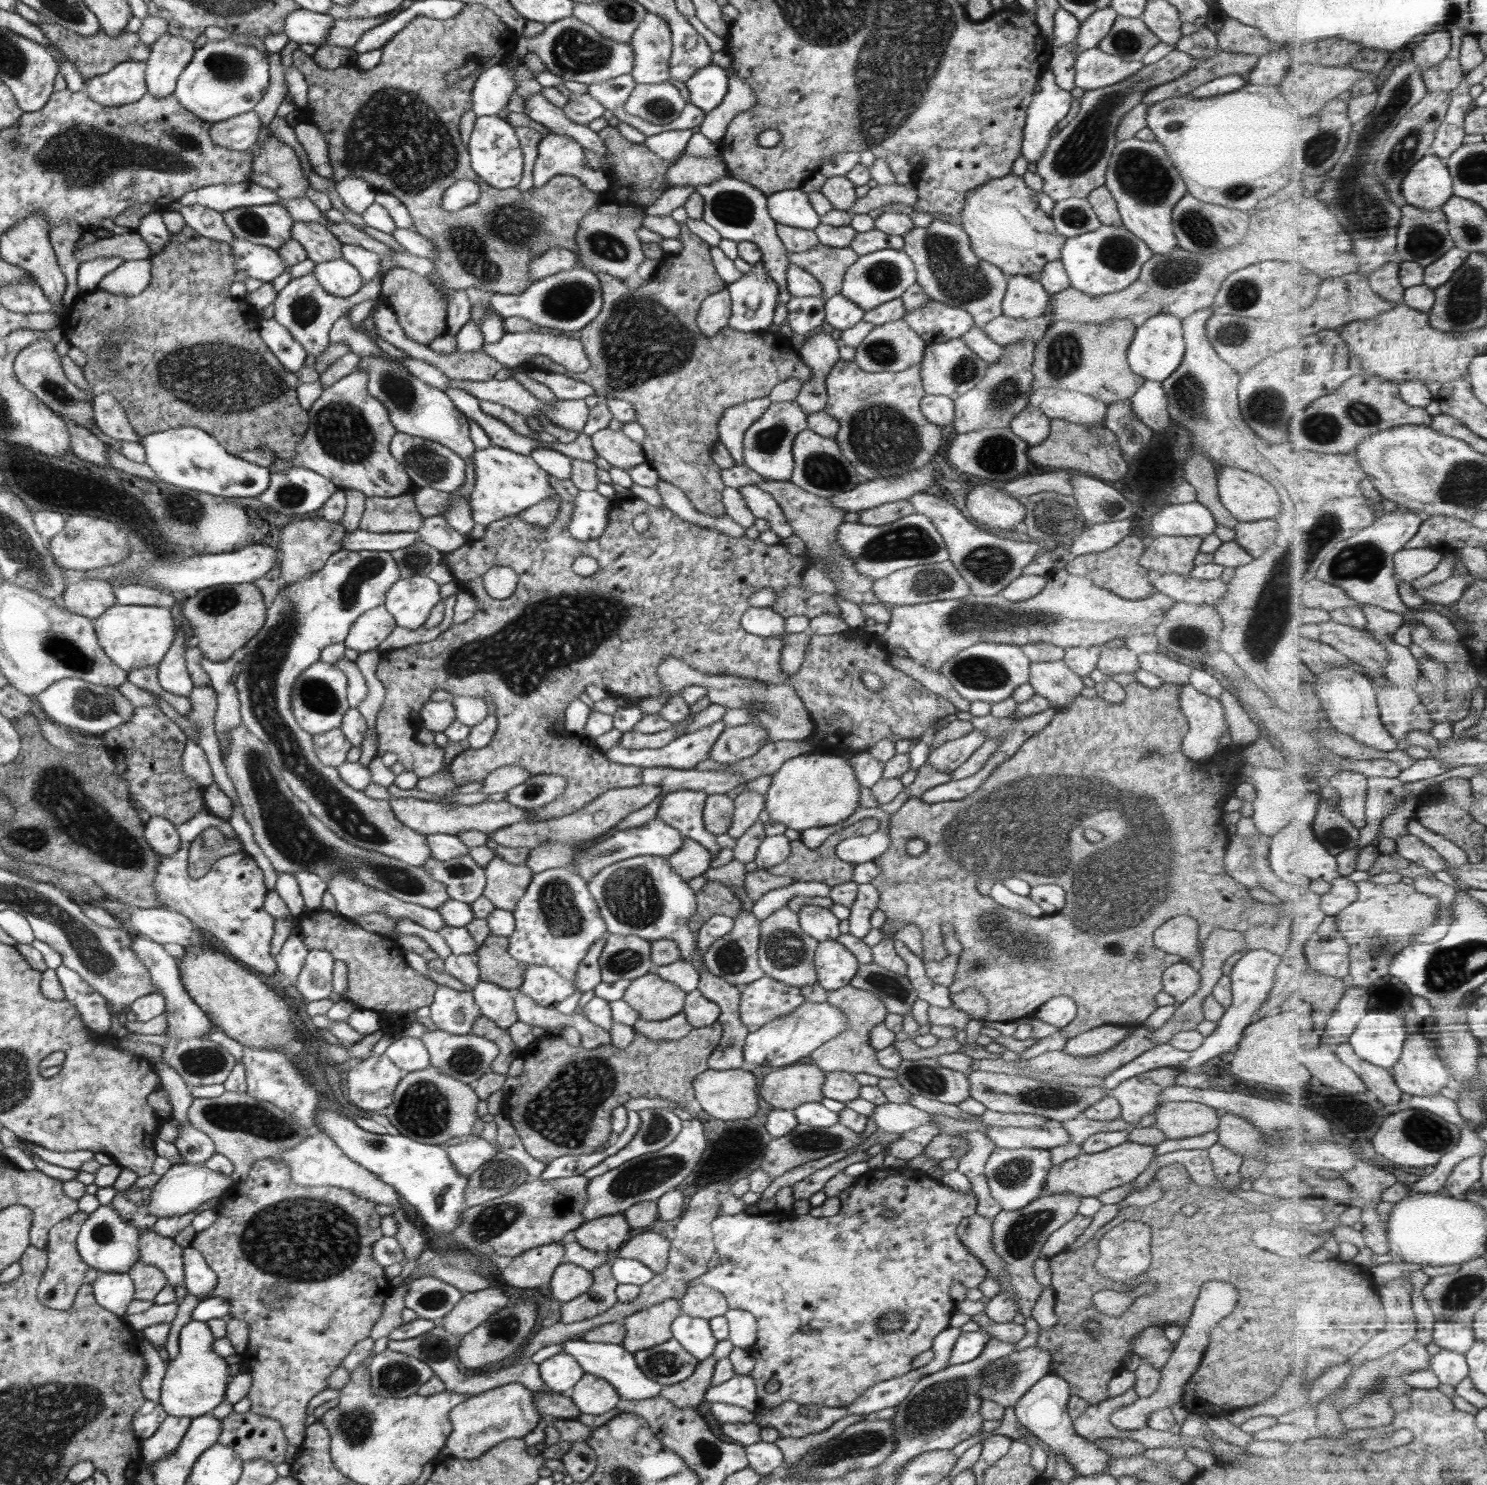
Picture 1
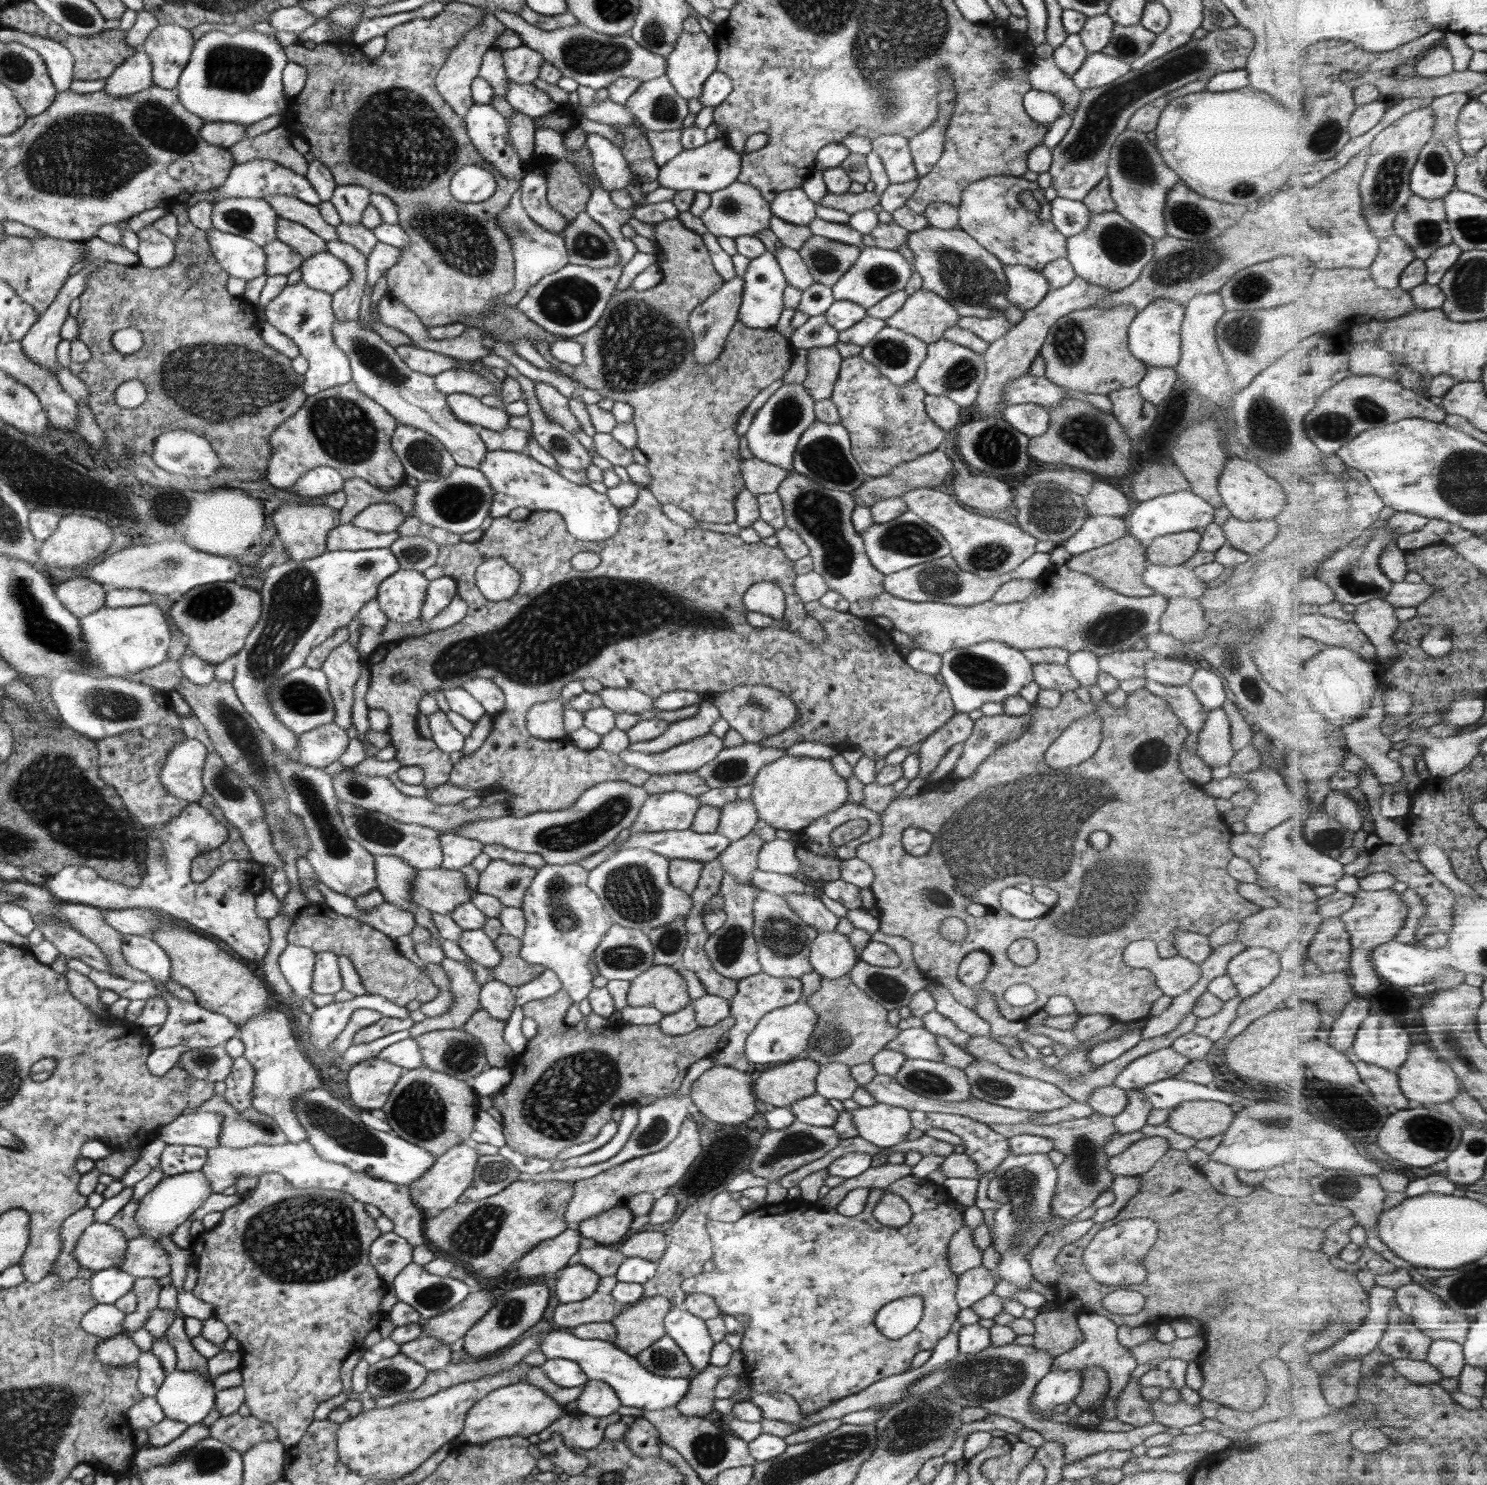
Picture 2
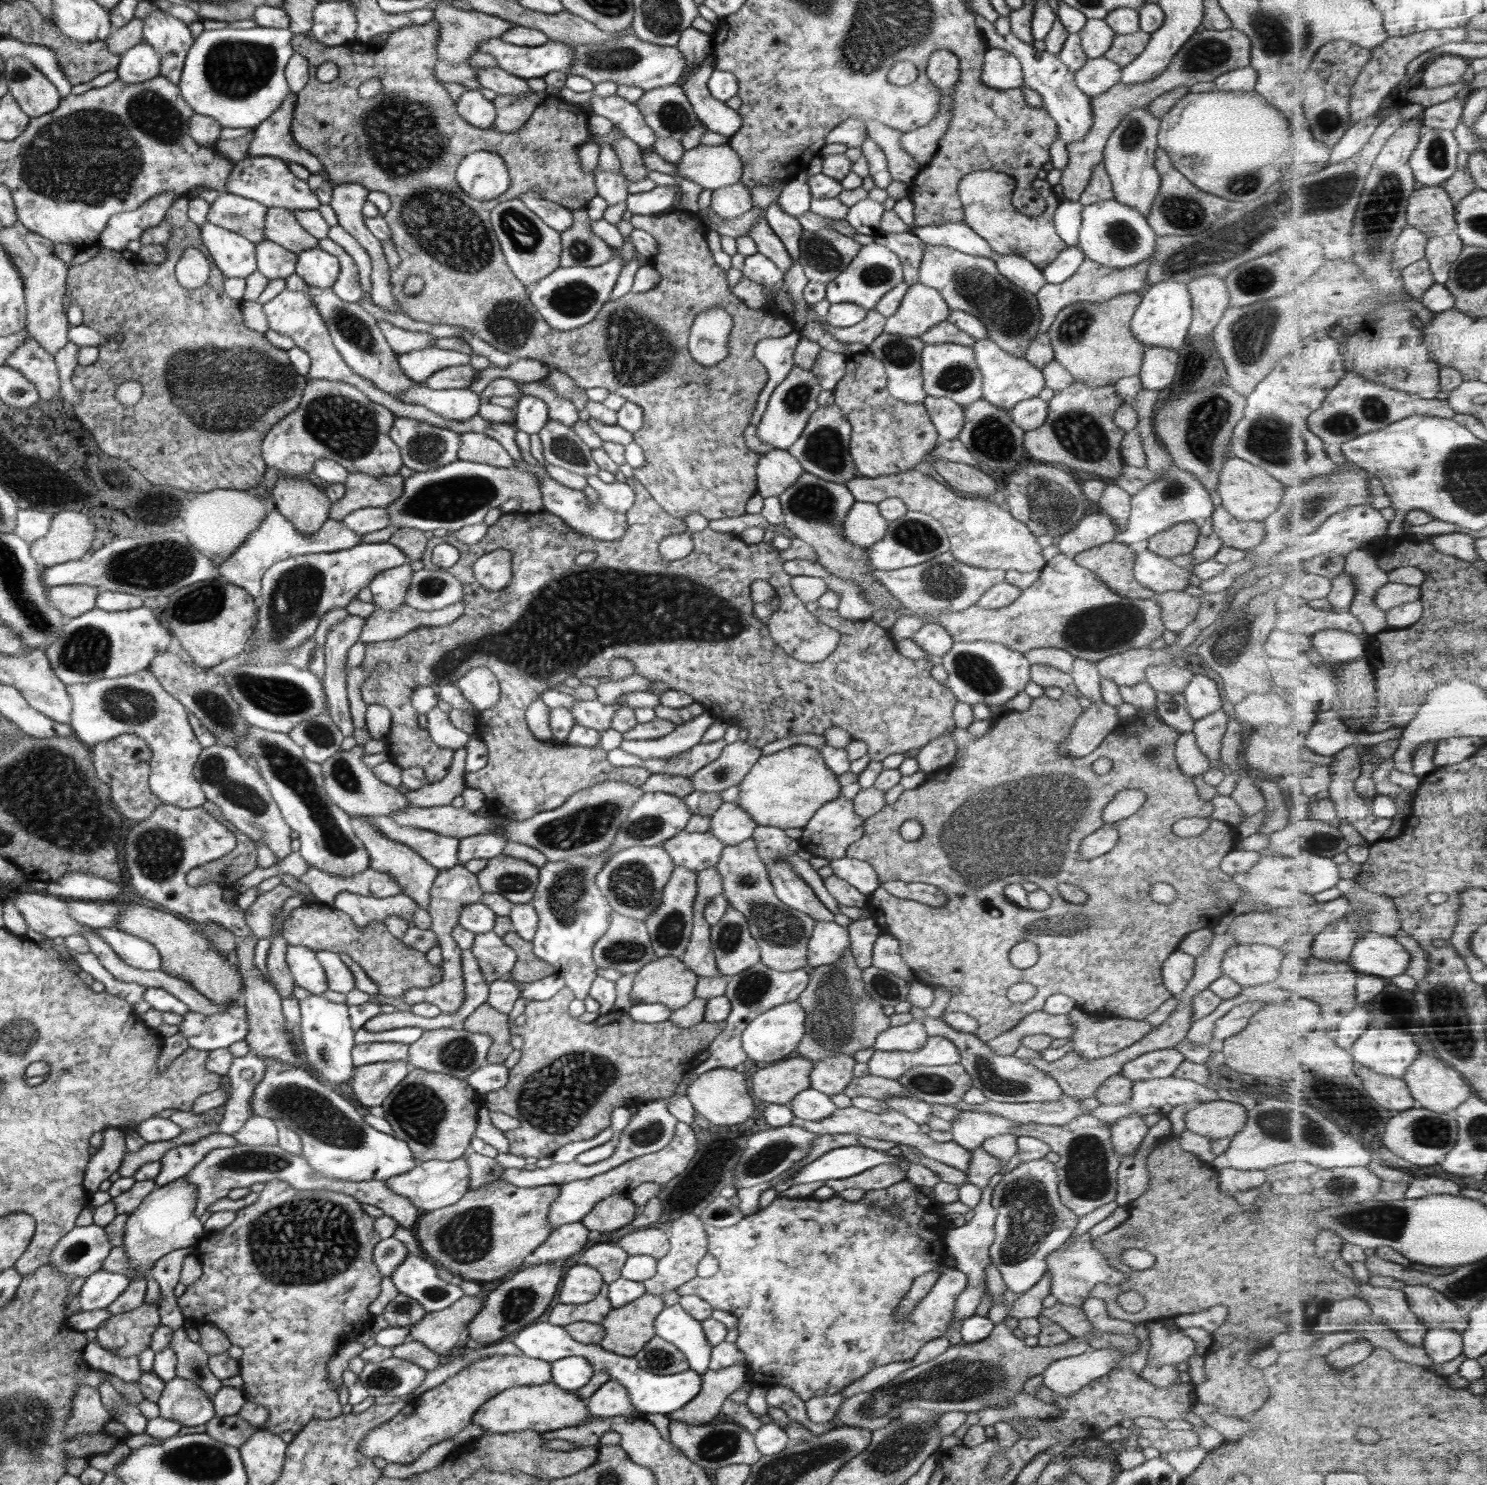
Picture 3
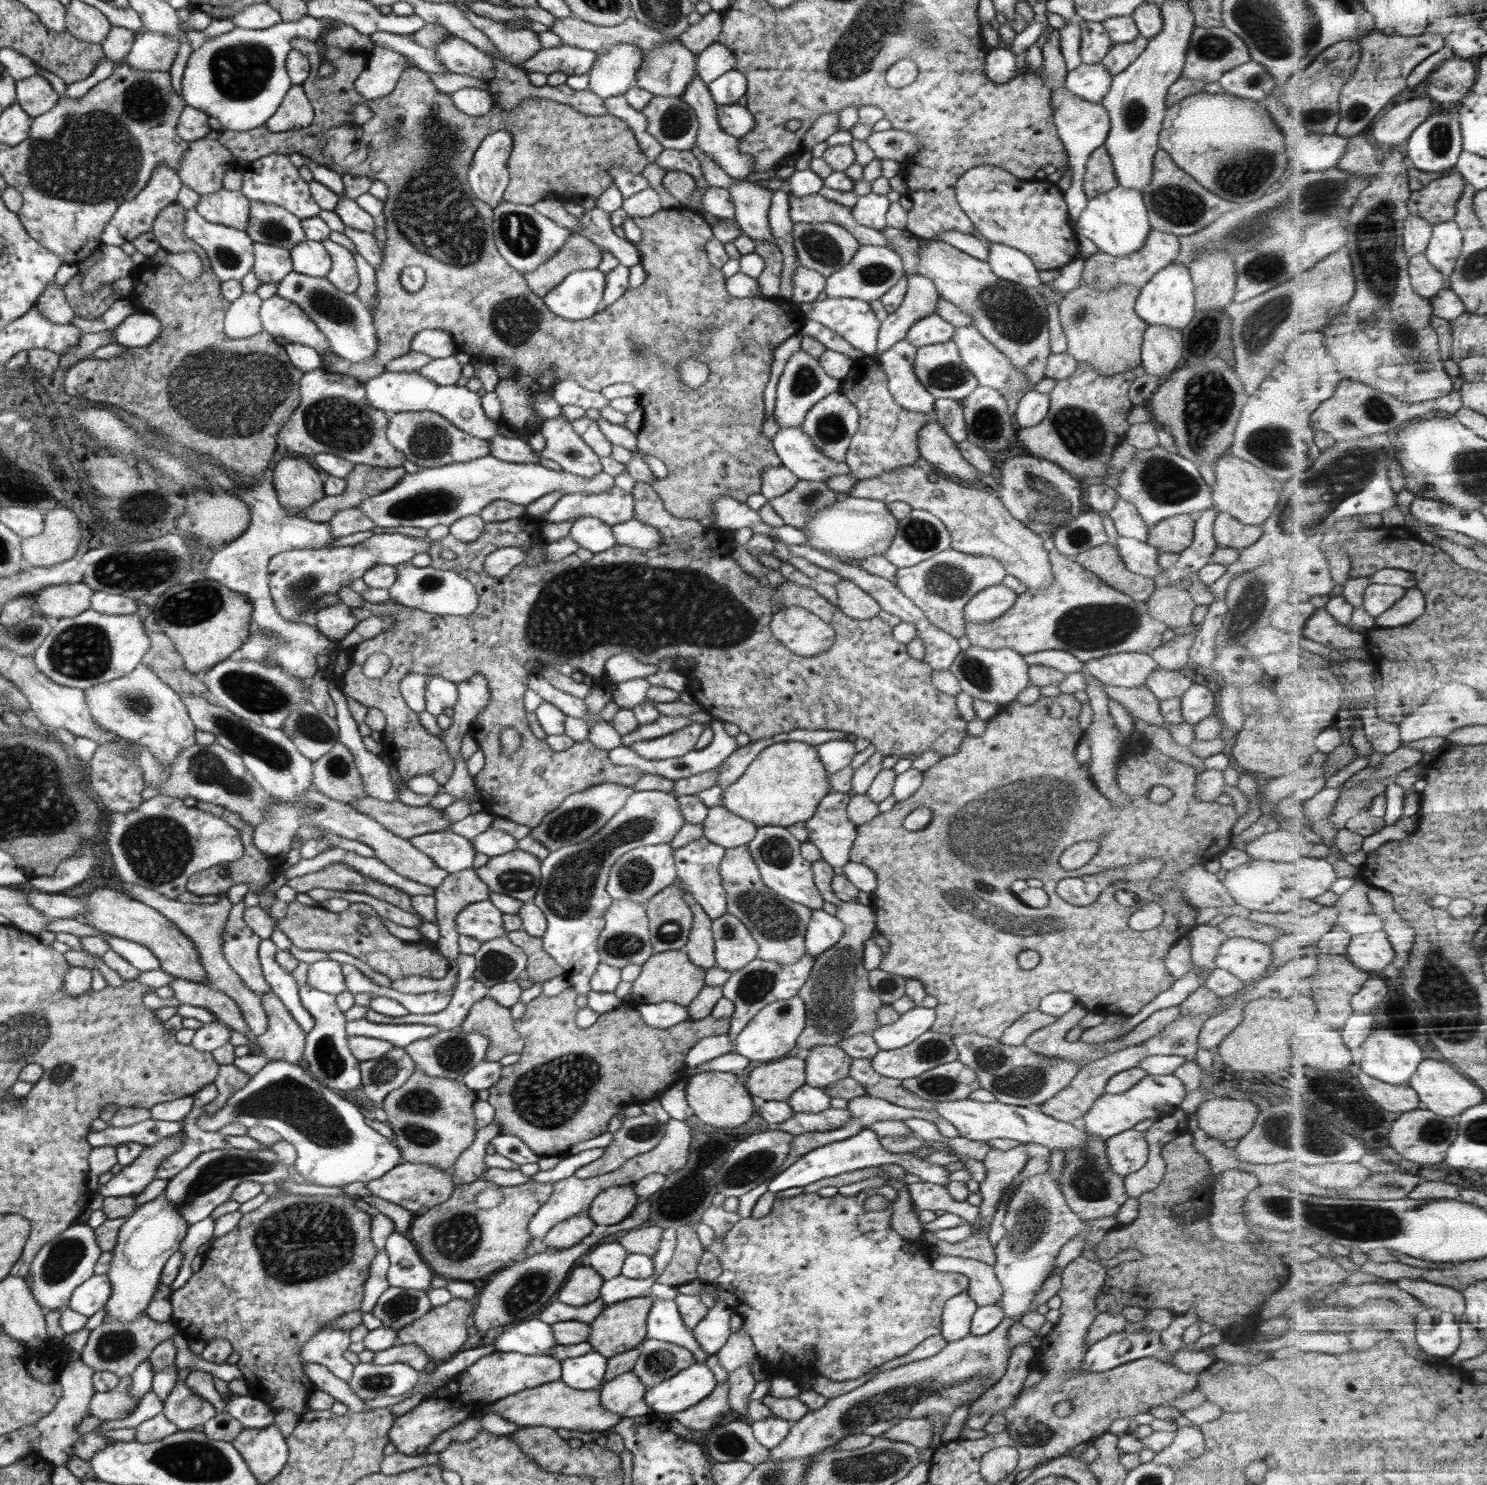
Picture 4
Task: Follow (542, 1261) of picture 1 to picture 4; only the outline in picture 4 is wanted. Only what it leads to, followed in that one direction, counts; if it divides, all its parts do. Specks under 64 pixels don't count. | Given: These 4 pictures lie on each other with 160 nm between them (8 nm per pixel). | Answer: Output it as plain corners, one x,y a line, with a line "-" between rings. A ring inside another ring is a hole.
588,1213
576,1214
556,1224
543,1238
543,1242
552,1249
568,1249
589,1236
595,1227
596,1223
590,1219

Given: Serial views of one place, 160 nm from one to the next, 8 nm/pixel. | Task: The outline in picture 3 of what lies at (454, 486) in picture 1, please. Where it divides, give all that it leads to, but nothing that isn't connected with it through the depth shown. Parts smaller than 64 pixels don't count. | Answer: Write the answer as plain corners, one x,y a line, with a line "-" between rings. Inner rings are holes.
398,416
393,419
389,435
401,452
403,464
414,472
428,472
449,465
458,458
459,433
449,428
432,426
427,422

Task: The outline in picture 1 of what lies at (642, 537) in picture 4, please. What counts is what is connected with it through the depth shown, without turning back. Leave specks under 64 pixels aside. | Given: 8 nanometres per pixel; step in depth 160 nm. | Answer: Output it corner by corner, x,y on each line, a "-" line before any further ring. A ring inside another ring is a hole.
490,445
485,449
476,449
473,461
475,485
469,498
472,518
476,524
488,526
501,518
518,515
542,500
552,500
557,495
550,487
549,474
530,455
-
579,490
574,501
574,511
569,522
569,533
582,541
598,538
609,523
613,500
596,490

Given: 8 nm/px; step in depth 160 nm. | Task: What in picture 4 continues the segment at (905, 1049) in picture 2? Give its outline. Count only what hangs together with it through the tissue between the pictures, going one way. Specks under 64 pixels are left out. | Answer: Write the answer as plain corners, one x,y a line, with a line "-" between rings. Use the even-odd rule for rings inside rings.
916,1006
900,1015
900,1018
888,1025
880,1025
873,1037
882,1050
896,1050
914,1042
921,1034
931,1030
936,1020
934,1008

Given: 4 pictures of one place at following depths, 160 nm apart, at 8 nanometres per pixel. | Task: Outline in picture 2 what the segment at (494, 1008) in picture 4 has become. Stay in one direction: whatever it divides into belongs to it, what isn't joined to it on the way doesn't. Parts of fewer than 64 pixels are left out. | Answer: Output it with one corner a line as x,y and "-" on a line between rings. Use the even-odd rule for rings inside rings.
479,1008
462,1028
482,1043
490,1066
504,1068
517,1059
515,1052
503,1039
505,1021
492,1018
486,1010

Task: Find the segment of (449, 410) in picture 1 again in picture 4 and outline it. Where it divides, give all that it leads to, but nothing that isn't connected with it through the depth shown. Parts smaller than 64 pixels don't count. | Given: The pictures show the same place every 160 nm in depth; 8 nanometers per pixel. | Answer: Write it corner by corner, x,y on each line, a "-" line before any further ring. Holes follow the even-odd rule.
290,272
277,283
276,295
294,302
294,305
304,311
324,333
331,350
338,357
352,363
362,363
376,355
378,343
372,313
356,294
336,289
326,277
317,278
-
496,435
487,438
489,442
489,455
504,462
537,463
545,454
532,450
532,447
521,437

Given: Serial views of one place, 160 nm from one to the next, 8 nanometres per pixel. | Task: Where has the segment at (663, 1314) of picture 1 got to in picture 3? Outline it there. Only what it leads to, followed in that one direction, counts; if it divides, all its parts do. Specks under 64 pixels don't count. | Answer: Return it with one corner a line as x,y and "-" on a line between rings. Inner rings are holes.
646,1293
624,1306
613,1308
600,1324
604,1328
604,1332
606,1332
604,1339
600,1342
600,1346
622,1356
633,1357
648,1344
650,1339
656,1336
654,1321
656,1321
657,1316
664,1307
663,1297

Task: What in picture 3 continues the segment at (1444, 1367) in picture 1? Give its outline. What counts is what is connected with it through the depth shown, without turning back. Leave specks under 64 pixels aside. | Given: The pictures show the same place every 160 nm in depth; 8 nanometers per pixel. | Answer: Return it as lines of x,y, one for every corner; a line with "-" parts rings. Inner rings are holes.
1437,1326
1429,1330
1424,1347
1437,1365
1446,1364
1465,1354
1465,1336
1454,1329

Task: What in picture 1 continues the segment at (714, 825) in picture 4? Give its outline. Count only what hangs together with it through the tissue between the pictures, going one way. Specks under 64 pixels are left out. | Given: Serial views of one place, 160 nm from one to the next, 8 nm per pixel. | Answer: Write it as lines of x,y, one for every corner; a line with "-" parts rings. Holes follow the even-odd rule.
747,788
736,796
733,803
733,821
727,833
731,838
738,839
759,820
759,814
765,809
765,798

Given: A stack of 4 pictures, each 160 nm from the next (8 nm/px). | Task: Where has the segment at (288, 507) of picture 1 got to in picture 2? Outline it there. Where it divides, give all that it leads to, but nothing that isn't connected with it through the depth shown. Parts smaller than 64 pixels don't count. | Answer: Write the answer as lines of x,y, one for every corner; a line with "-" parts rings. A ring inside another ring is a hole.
318,466
305,472
292,486
286,487
285,490
298,494
298,501
310,500
310,498
342,490
344,481
342,475
335,468

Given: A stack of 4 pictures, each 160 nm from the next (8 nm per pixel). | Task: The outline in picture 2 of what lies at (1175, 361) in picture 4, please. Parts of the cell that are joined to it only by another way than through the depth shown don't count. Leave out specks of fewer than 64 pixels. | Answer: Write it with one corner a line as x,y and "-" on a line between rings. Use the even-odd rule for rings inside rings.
1148,367
1146,368
1146,375
1137,387
1142,398
1145,398
1150,404
1158,407
1170,394
1173,384
1177,379
1176,368

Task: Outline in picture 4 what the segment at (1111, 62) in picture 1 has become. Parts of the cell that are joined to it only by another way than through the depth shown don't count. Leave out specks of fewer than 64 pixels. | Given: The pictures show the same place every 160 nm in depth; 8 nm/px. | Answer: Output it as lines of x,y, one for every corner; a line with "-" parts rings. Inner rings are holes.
1101,63
1079,64
1068,72
1065,78
1066,90
1078,95
1078,98
1100,103
1108,94
1113,76

